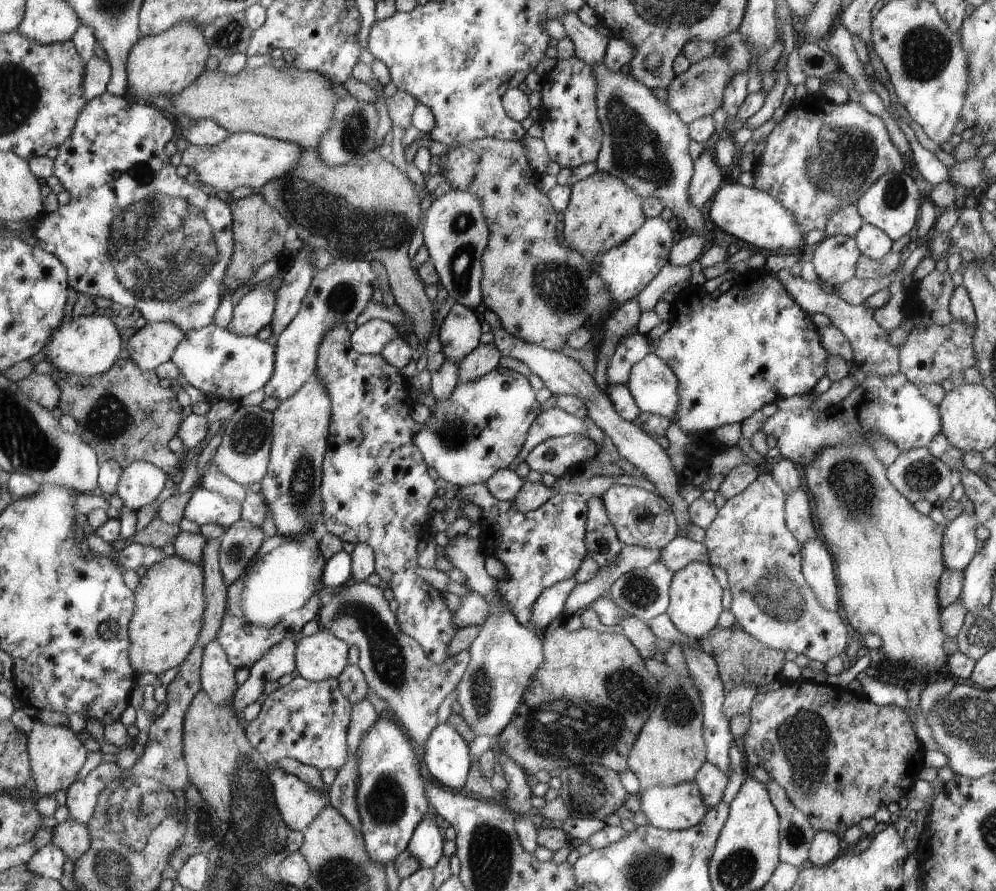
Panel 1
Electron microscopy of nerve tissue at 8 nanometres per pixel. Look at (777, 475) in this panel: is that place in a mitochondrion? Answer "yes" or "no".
no

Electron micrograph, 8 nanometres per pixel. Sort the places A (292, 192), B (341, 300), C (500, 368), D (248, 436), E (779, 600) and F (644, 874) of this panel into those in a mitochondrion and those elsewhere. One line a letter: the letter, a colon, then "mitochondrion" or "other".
A: mitochondrion
B: mitochondrion
C: other
D: mitochondrion
E: mitochondrion
F: mitochondrion

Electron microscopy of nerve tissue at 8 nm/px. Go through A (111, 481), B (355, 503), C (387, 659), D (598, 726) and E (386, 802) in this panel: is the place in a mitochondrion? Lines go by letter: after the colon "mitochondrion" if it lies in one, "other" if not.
A: other
B: other
C: mitochondrion
D: mitochondrion
E: mitochondrion

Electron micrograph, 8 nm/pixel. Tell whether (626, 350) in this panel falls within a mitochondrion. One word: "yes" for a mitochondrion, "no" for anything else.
no

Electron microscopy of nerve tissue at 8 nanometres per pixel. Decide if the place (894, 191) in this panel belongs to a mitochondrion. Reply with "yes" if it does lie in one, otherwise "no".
yes

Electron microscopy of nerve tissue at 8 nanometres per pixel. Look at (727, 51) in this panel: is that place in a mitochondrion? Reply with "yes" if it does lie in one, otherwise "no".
yes

